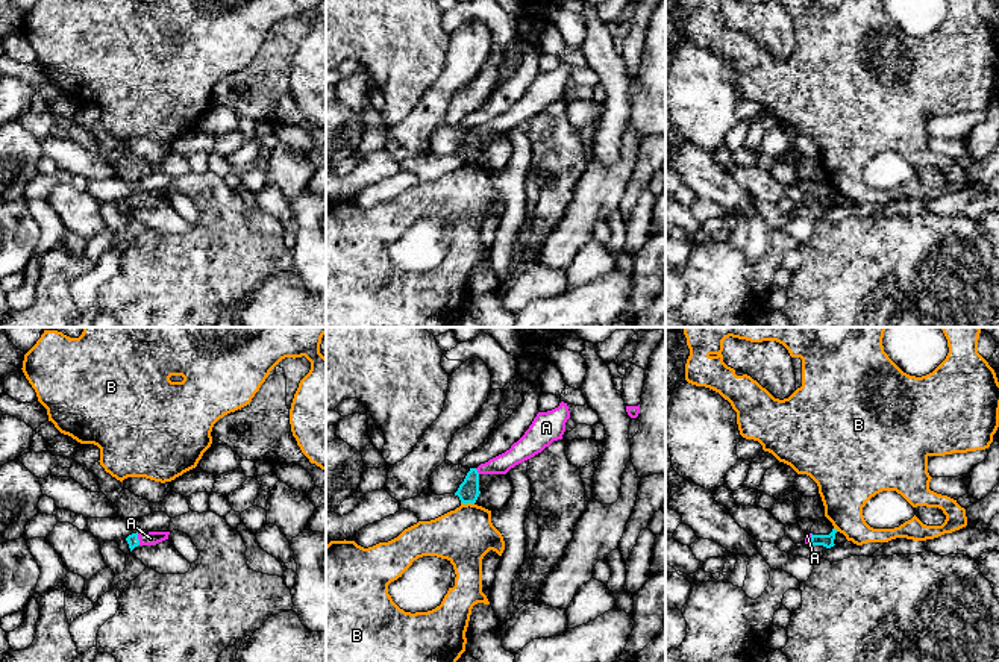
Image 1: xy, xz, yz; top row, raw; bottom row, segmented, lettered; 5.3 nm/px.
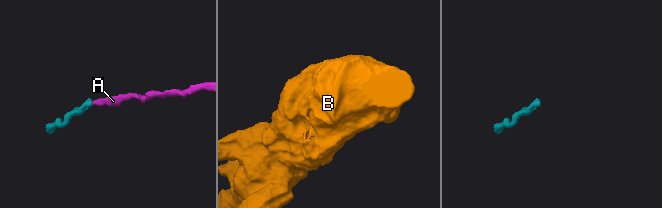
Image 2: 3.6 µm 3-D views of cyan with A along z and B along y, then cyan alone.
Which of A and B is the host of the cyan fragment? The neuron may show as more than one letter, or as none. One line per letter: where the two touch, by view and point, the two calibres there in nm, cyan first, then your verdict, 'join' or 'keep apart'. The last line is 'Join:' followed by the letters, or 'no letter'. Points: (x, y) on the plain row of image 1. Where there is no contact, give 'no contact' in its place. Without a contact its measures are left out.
A: meets cyan in xy at (138, 200); 70 nm thick on the cyan side, 70 nm on the other; join
B: meets cyan in xz at (467, 162); 110 nm thick on the cyan side, 300 nm on the other; keep apart
Join: A

